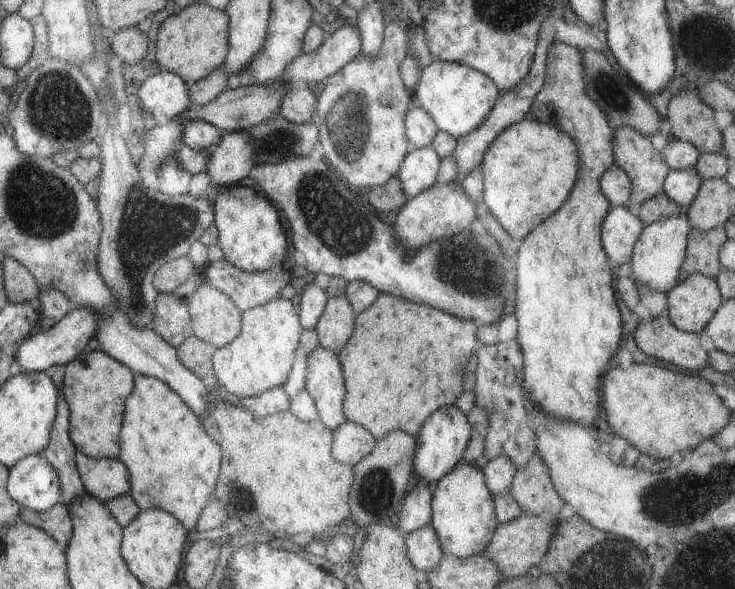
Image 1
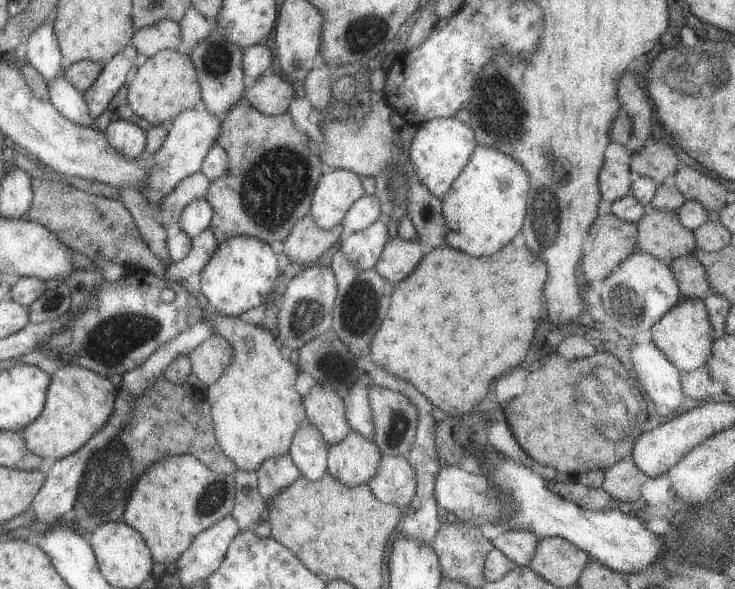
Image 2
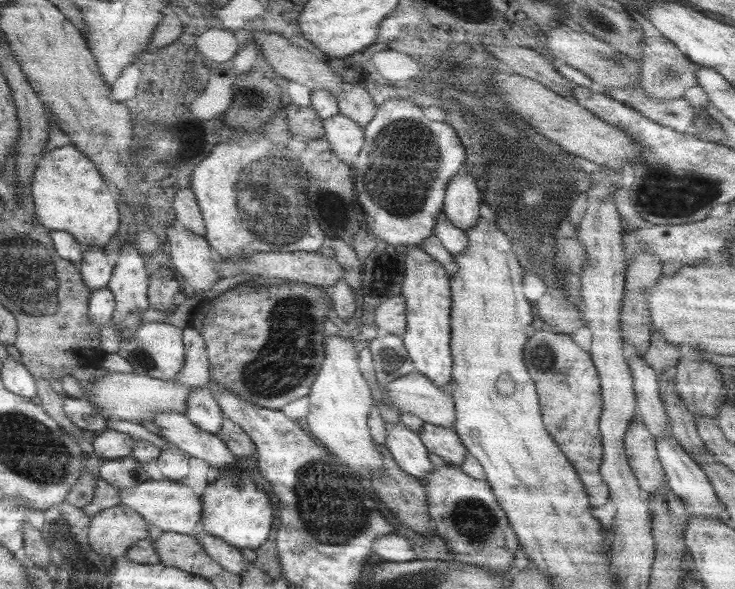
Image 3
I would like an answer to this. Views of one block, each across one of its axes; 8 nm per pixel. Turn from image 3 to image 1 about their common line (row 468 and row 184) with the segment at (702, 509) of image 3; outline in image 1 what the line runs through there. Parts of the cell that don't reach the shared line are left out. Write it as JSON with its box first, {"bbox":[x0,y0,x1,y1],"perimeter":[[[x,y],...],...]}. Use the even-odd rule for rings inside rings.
{"bbox":[661,168,703,208],"perimeter":[[[687,168],[687,170],[671,170],[667,174],[667,178],[665,178],[665,182],[663,182],[661,192],[671,202],[675,202],[677,206],[687,208],[695,200],[701,184],[703,184],[703,178],[693,168]]]}

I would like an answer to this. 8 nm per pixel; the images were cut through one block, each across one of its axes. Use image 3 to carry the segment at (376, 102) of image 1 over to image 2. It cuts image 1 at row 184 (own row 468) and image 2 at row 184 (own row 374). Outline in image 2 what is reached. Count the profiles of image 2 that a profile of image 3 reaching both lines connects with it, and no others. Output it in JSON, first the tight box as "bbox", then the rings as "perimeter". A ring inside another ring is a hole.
{"bbox":[309,170,363,230],"perimeter":[[[331,170],[329,174],[321,174],[321,178],[315,184],[315,190],[311,196],[311,208],[309,208],[309,214],[319,228],[331,230],[333,226],[339,226],[343,222],[347,210],[363,196],[359,178],[361,176],[357,176],[351,170]]]}

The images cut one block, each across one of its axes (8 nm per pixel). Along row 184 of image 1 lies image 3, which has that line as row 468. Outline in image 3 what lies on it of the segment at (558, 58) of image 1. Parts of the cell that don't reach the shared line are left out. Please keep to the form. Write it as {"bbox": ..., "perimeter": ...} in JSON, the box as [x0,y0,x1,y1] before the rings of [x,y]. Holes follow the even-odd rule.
{"bbox":[523,330,609,508],"perimeter":[[[537,330],[523,346],[523,362],[537,390],[543,428],[551,434],[559,450],[575,468],[583,488],[587,490],[589,504],[593,508],[603,506],[609,500],[609,488],[599,474],[599,466],[603,460],[603,446],[599,444],[597,434],[601,392],[599,374],[593,366],[589,352],[583,352],[577,344],[573,344],[571,336]]]}

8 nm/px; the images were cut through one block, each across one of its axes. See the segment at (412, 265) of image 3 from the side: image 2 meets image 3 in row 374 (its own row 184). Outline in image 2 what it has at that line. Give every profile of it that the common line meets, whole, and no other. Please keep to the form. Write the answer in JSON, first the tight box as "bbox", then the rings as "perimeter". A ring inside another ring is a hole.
{"bbox":[407,116,477,198],"perimeter":[[[457,116],[453,118],[433,118],[427,120],[423,126],[417,126],[417,132],[411,140],[411,146],[407,150],[411,166],[417,174],[417,178],[423,182],[425,190],[431,190],[431,194],[435,194],[437,198],[443,198],[453,180],[461,174],[463,166],[469,162],[473,150],[477,148],[477,140],[475,140],[475,130],[471,126],[467,126],[465,122],[461,122]]]}

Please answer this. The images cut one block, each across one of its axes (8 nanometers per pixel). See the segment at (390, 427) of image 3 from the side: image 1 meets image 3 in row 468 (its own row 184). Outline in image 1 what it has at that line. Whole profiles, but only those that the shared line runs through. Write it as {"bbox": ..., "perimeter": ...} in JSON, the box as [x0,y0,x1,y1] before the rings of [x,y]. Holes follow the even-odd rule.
{"bbox":[397,146,441,200],"perimeter":[[[431,146],[425,148],[411,148],[407,158],[403,158],[397,178],[401,182],[403,194],[407,200],[415,198],[417,194],[423,194],[423,190],[429,190],[435,184],[437,172],[439,172],[441,158]]]}

